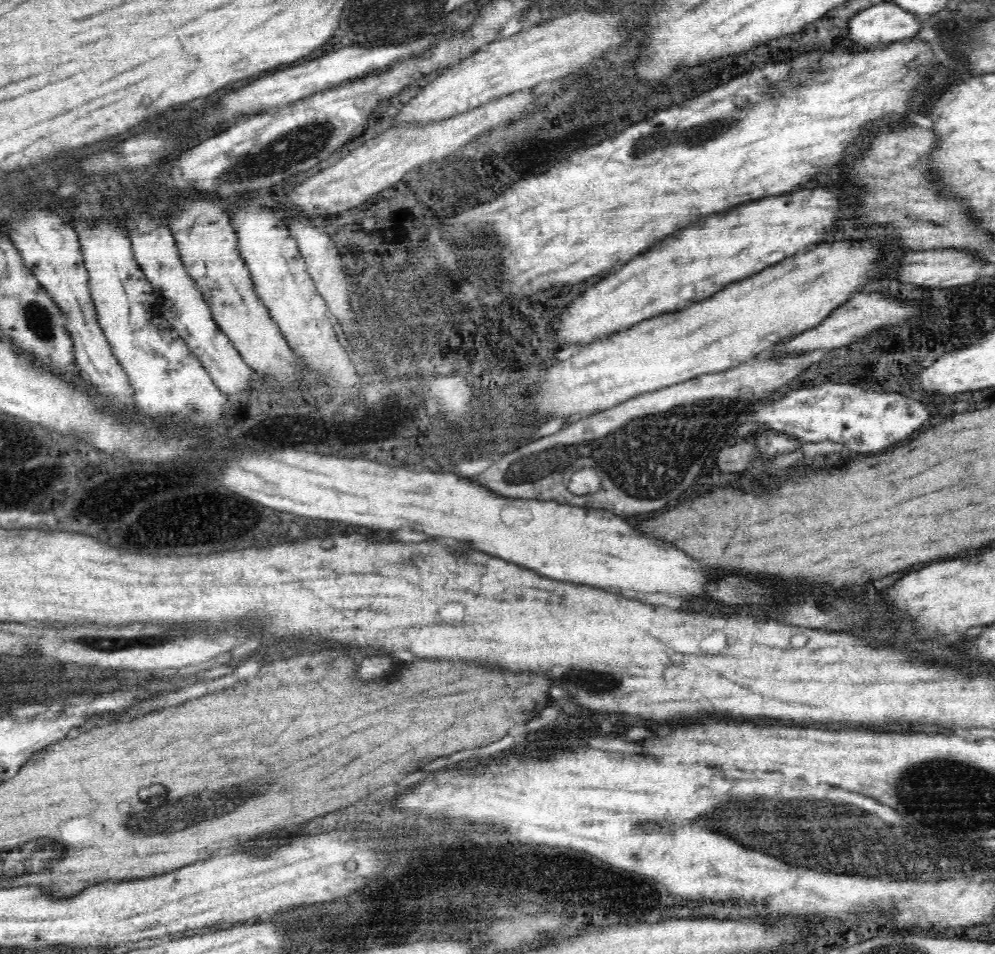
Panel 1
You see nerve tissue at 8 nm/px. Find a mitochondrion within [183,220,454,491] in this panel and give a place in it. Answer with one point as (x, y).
(194, 411)

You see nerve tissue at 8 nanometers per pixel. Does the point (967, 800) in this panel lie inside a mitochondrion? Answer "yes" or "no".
yes

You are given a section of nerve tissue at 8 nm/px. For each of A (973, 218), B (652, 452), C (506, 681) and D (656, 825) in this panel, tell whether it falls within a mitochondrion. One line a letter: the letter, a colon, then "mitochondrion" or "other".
A: other
B: mitochondrion
C: other
D: mitochondrion

